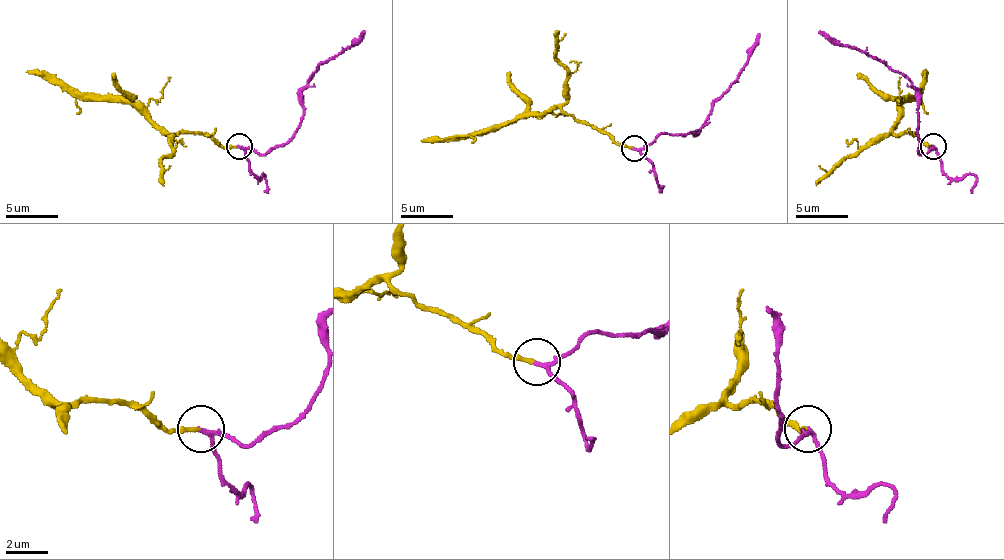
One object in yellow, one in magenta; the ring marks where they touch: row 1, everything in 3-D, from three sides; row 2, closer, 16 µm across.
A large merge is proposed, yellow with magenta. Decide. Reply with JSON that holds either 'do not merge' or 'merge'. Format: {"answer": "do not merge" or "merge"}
{"answer": "merge"}

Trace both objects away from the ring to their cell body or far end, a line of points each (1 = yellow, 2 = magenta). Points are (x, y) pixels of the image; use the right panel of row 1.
1: (932, 145), (927, 145), (914, 132), (893, 132), (901, 104), (919, 91), (924, 72)
2: (932, 145), (919, 153), (917, 88), (862, 49), (833, 44), (818, 31)

